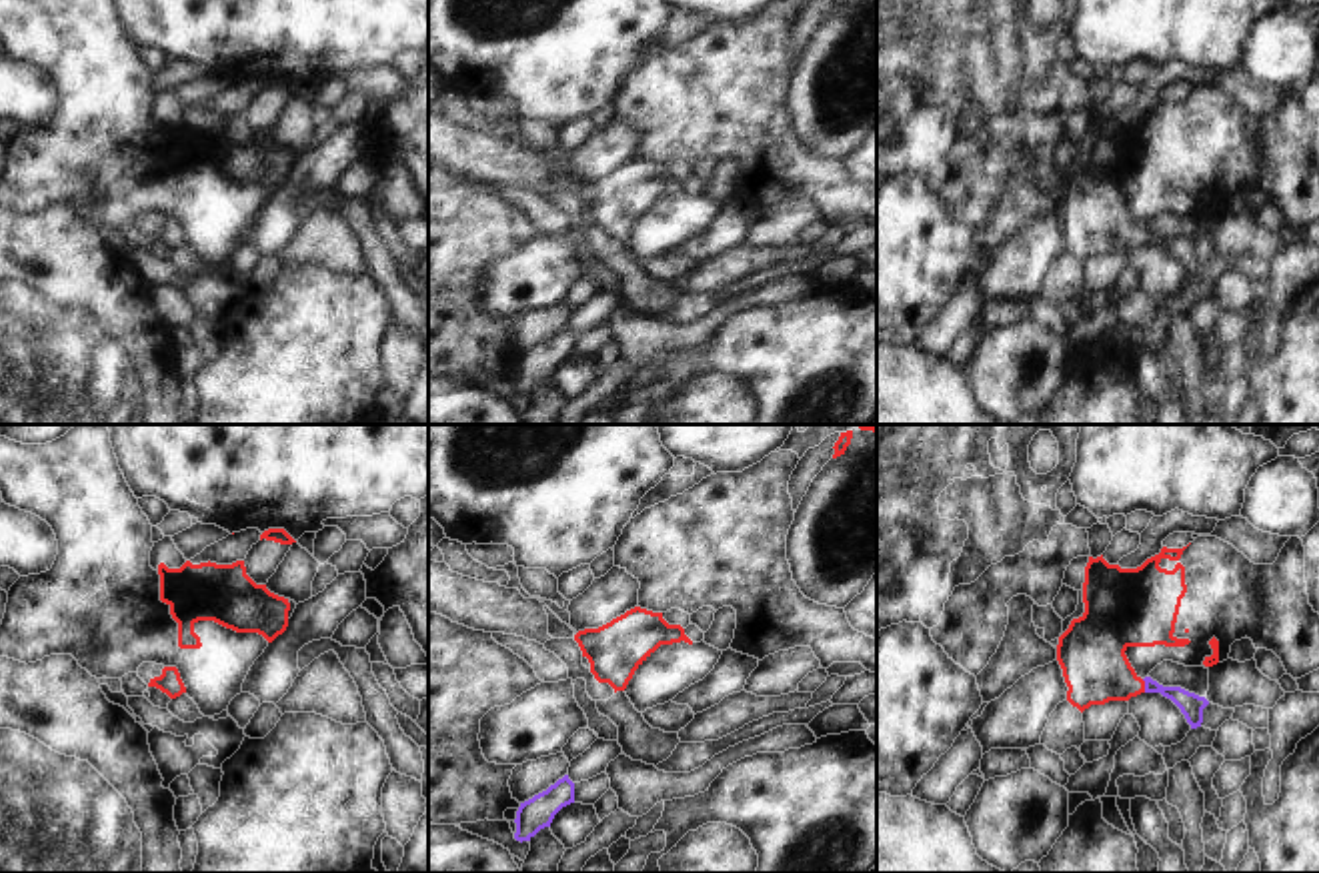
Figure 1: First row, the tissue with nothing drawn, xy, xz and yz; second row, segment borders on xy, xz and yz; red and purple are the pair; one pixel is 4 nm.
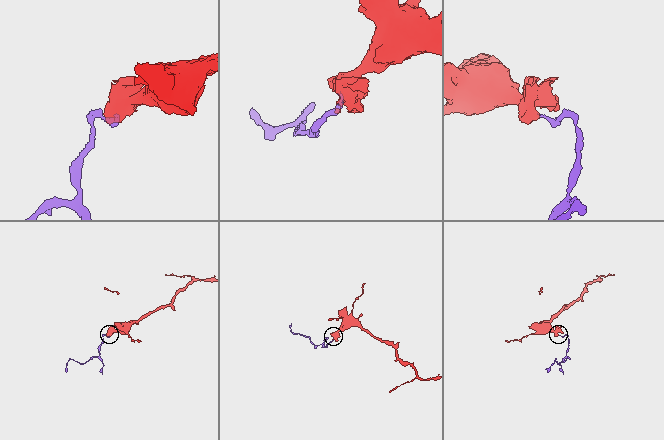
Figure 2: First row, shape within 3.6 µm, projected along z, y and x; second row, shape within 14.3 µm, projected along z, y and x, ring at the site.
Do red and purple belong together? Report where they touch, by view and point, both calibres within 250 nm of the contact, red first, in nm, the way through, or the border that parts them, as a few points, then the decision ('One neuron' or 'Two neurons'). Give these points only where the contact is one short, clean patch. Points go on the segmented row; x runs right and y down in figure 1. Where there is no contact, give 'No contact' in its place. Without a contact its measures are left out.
Touches red at yz (1143, 685). Thickness 280 nm (red) against 100 nm. Path across: yz (1091, 653), (1121, 683), (1143, 685), (1175, 693), (1191, 705). One neuron

